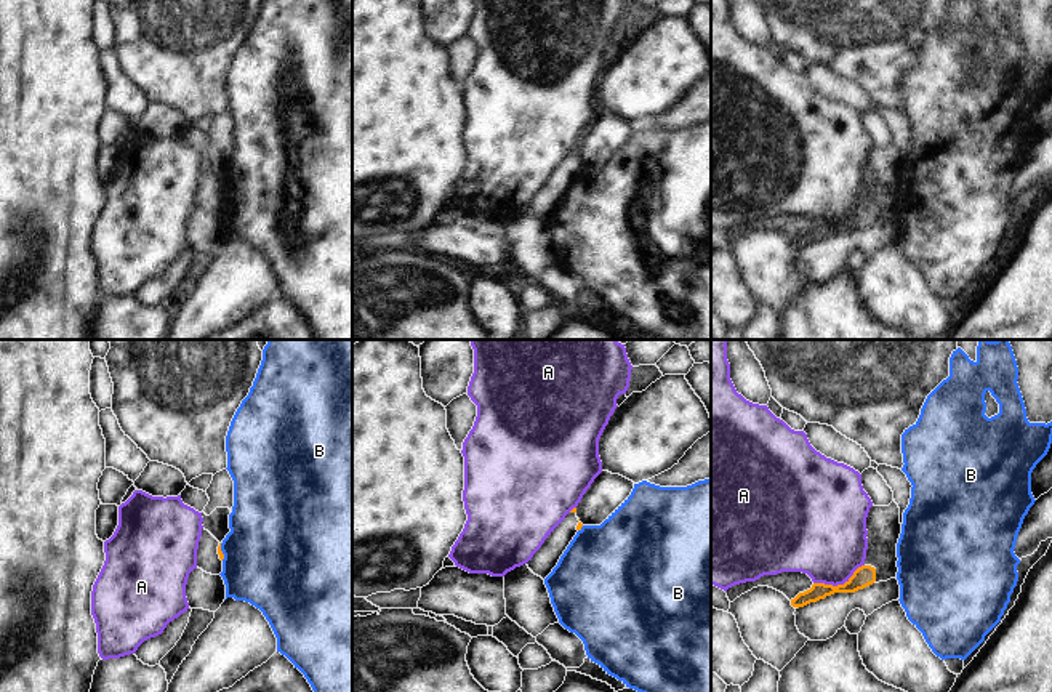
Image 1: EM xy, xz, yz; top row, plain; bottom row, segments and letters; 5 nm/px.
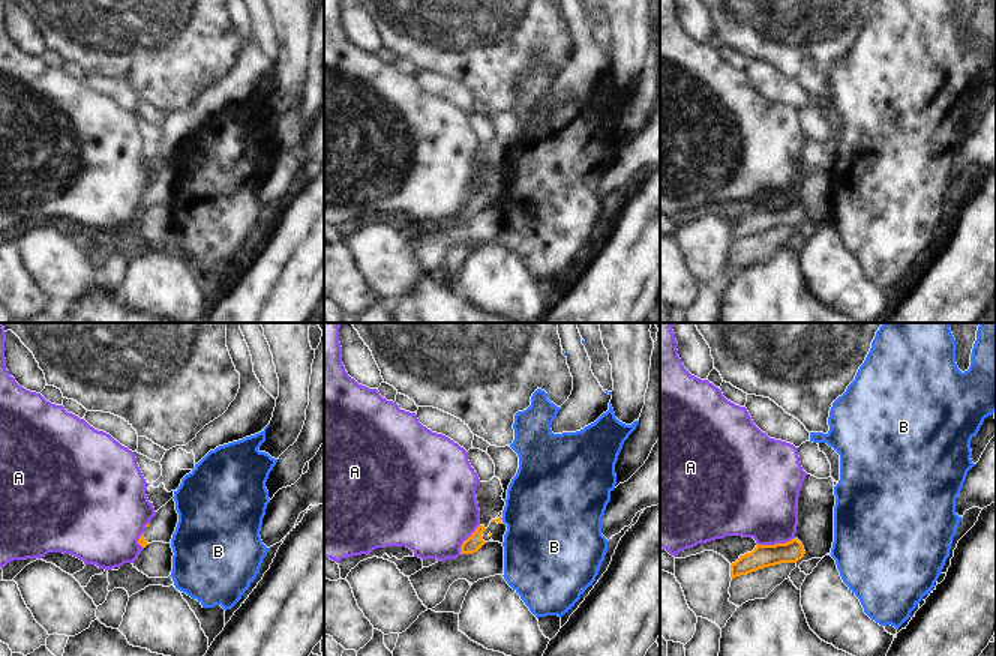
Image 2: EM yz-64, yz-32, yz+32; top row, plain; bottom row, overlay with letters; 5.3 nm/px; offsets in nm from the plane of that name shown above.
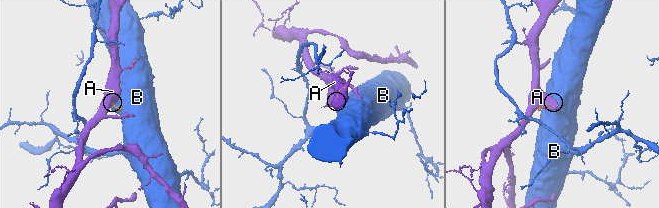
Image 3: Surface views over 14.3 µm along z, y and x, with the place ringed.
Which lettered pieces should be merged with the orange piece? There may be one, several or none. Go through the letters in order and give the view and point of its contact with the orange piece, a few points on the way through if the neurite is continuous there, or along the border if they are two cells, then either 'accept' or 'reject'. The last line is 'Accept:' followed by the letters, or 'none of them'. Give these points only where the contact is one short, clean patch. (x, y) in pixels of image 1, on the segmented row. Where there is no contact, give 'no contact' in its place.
A: meets orange in yz at (838, 585); border along yz (863, 564), (843, 583), (814, 583); reject
B: meets orange in xy at (221, 551); border along xy (220, 543), (223, 559); reject
Accept: none of them

